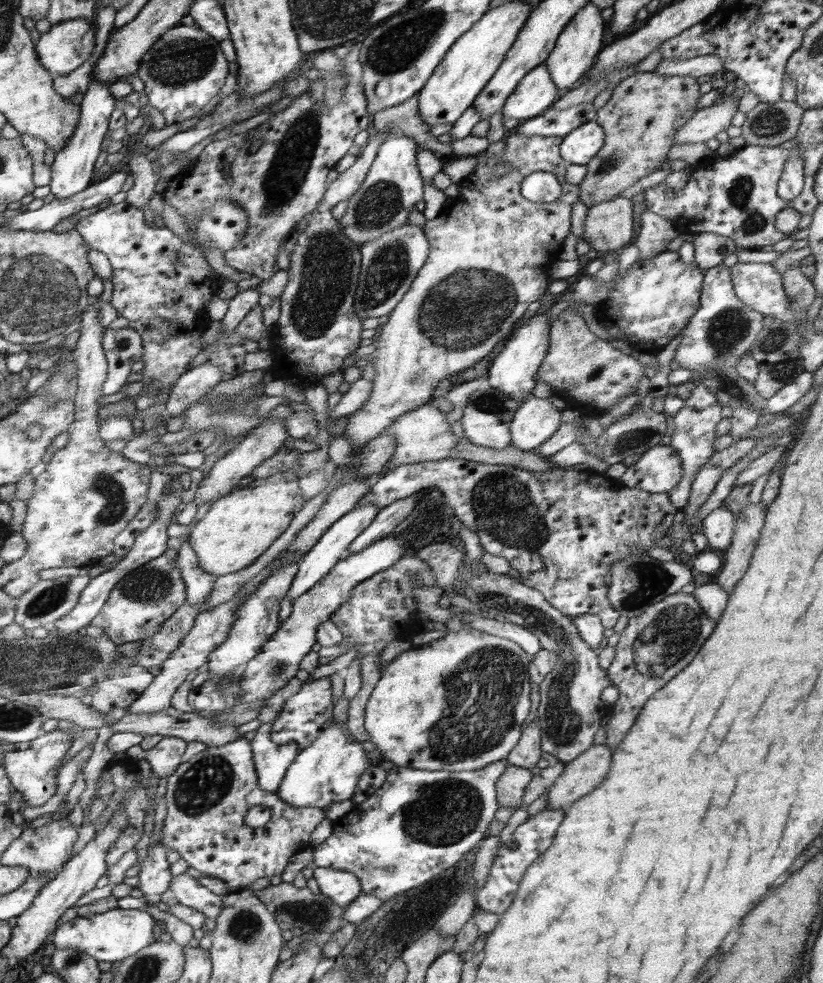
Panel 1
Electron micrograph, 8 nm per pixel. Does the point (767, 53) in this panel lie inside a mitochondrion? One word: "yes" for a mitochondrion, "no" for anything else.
no

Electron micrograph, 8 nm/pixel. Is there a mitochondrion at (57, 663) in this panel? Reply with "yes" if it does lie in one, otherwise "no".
yes

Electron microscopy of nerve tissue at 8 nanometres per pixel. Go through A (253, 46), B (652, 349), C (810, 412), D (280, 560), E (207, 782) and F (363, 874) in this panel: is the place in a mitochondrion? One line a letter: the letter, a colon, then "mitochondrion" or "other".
A: other
B: other
C: other
D: other
E: mitochondrion
F: other

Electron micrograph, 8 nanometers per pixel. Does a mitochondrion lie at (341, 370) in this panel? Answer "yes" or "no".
no

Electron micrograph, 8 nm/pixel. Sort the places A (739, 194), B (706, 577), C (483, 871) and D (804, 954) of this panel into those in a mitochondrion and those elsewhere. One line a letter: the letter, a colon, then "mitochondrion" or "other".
A: mitochondrion
B: other
C: other
D: other

